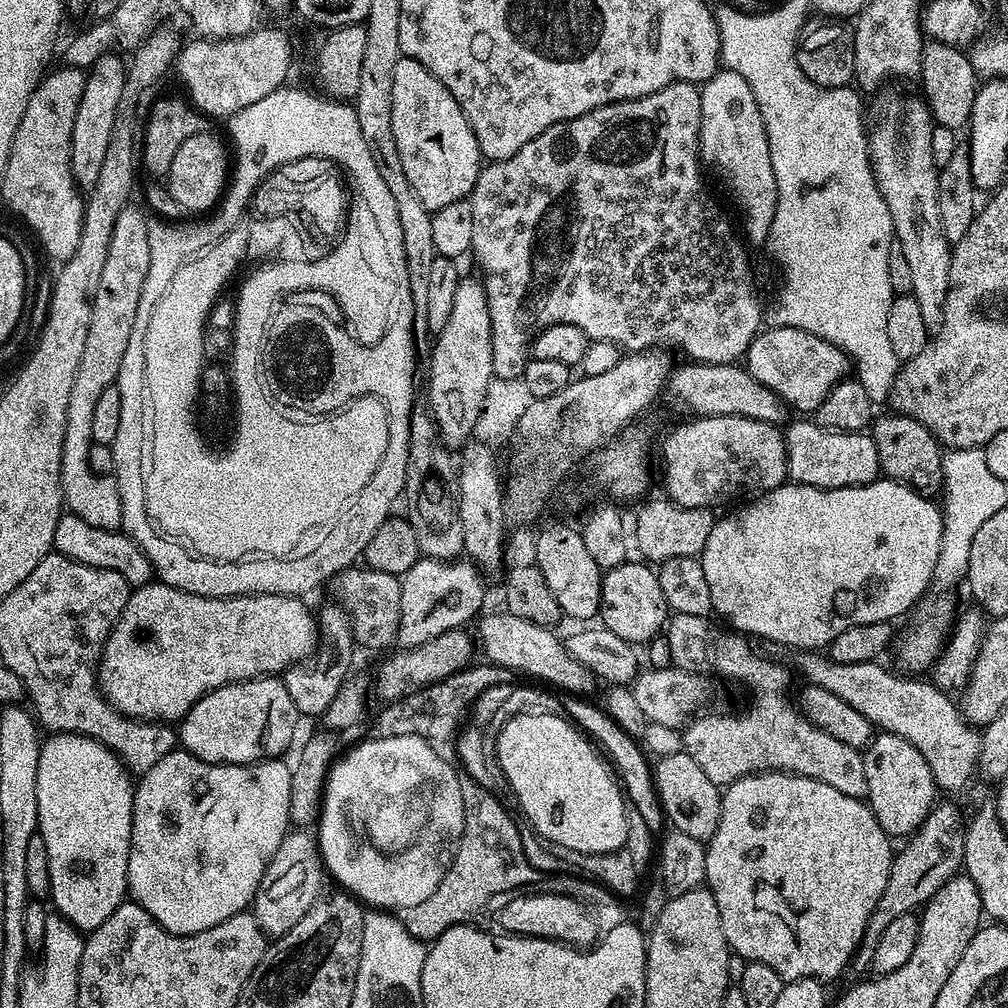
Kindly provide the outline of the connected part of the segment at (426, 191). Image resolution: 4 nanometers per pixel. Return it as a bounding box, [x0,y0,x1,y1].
[392,58,482,213]

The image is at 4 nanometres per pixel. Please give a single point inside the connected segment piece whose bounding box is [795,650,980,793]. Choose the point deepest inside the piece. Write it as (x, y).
(922, 713)

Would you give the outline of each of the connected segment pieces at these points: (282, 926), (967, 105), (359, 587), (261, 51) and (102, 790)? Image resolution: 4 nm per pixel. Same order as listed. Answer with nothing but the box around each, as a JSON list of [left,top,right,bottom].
[[250,831,326,938],[918,40,978,130],[330,566,402,648],[174,26,292,118],[38,732,134,934]]

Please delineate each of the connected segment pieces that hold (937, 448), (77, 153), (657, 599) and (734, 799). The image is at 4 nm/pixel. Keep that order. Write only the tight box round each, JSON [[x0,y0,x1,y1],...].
[[870,414,944,494],[70,54,126,190],[598,562,670,646],[704,772,894,982]]

